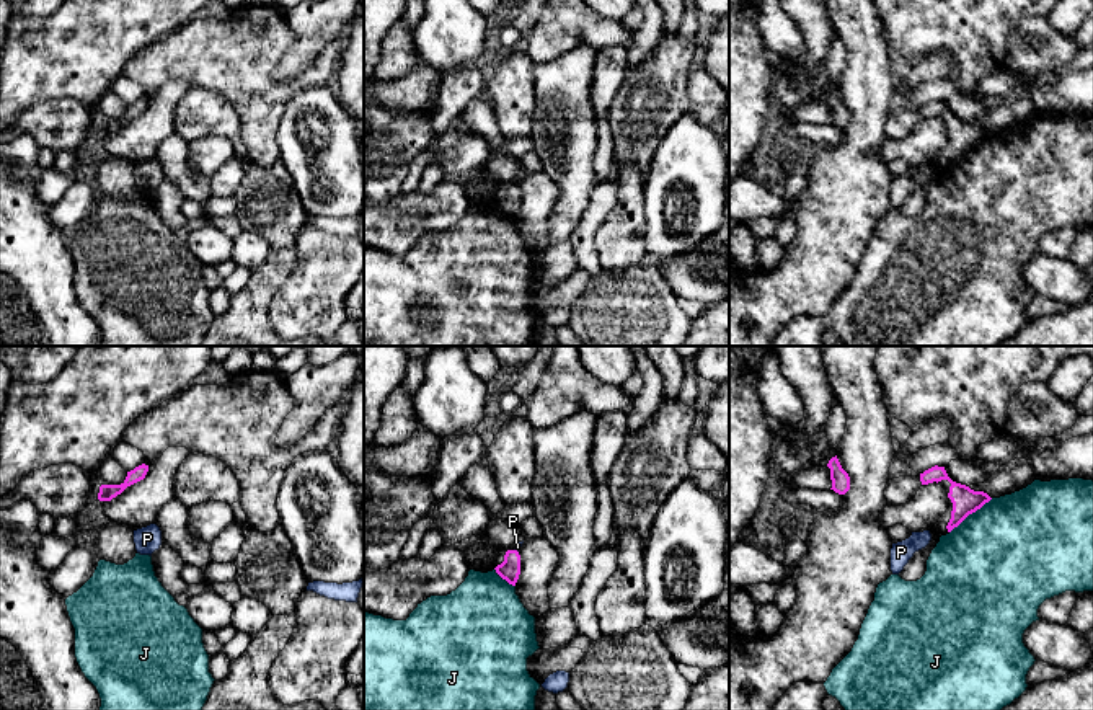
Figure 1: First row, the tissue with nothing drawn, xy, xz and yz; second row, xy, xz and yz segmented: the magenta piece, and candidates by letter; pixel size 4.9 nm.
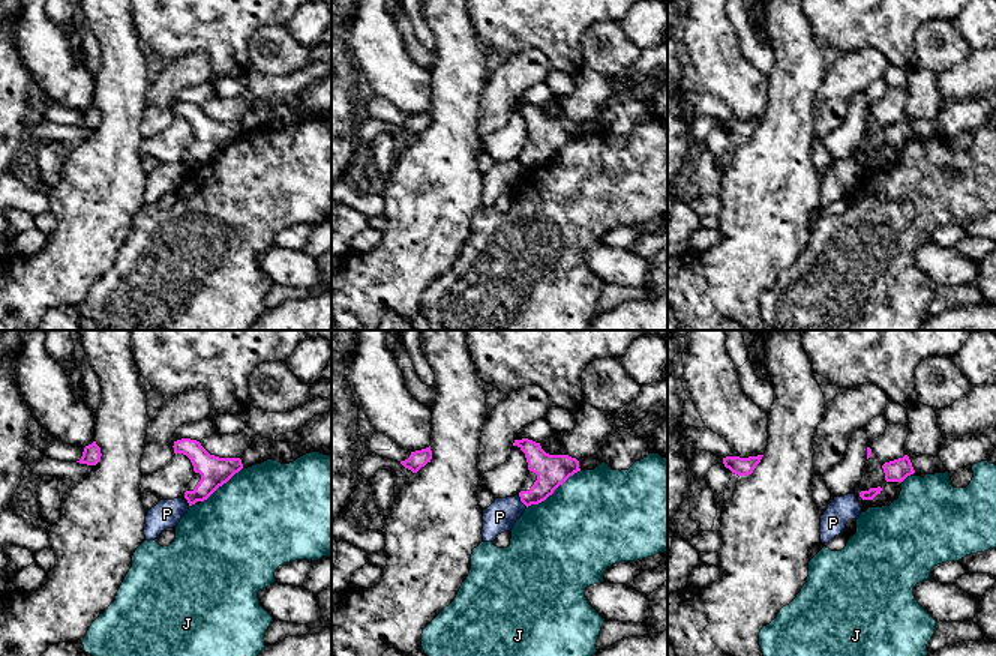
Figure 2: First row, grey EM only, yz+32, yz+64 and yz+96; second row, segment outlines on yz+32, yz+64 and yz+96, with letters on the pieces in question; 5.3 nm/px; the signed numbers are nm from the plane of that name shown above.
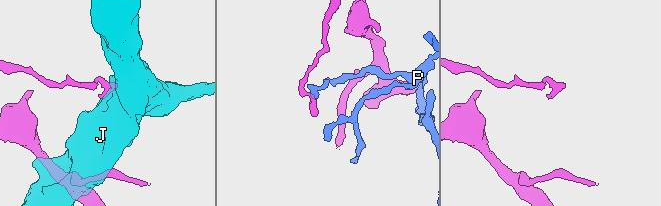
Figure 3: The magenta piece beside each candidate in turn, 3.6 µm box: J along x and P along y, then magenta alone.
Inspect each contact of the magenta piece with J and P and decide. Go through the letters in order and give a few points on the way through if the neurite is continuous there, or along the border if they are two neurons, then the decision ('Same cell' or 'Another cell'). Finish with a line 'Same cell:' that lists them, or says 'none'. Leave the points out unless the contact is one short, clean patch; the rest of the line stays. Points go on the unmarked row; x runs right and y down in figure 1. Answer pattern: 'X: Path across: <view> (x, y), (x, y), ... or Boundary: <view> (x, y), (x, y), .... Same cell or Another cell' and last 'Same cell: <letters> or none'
J: Another cell
P: Boundary: xz (514, 183), (517, 186). Another cell
Same cell: none

